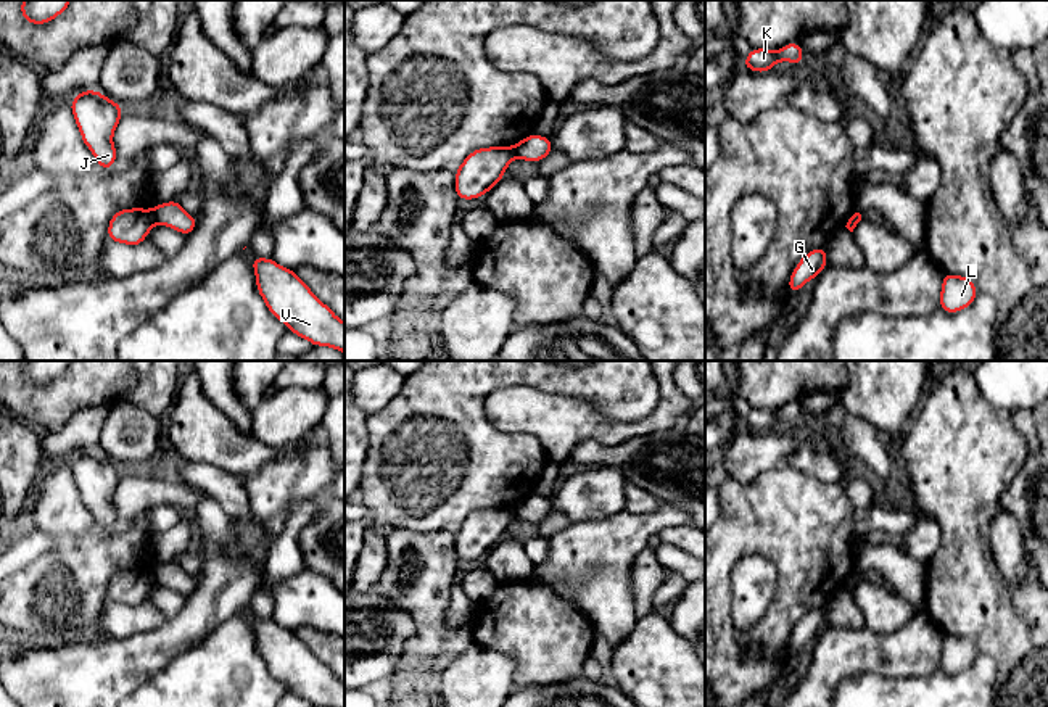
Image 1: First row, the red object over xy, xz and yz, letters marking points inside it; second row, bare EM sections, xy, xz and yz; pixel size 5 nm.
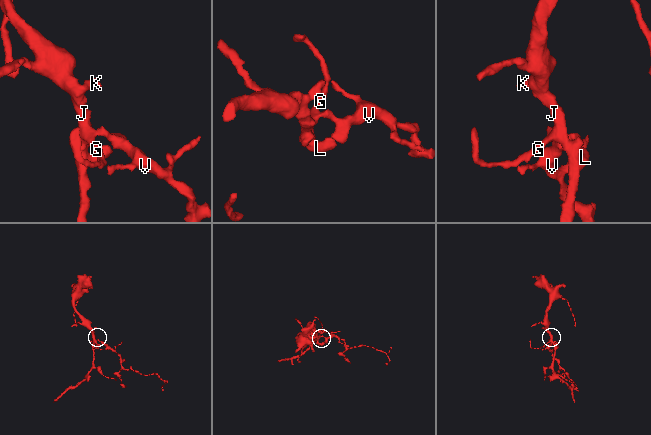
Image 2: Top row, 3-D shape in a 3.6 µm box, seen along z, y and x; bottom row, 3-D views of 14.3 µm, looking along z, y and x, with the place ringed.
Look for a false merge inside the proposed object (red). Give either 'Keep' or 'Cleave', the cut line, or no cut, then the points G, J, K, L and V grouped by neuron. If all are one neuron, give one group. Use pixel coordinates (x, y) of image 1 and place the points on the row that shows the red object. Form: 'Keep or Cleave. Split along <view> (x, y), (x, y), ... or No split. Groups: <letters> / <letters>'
Cleave. Split along xy (150, 210), (155, 223). Groups: G J K L / V

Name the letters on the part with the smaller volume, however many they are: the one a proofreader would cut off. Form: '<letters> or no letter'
V

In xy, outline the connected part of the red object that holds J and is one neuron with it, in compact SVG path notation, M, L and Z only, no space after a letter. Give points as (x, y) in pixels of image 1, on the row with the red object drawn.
M82 90L69 103L82 142L93 153L103 171L119 158L113 145L116 126L122 118L122 106L98 90Z

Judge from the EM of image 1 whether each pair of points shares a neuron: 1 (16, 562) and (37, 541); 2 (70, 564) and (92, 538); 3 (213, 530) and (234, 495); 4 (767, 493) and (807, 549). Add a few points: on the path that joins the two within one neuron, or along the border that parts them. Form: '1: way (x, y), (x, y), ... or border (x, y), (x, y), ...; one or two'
1: way (21, 558), (33, 546); one
2: border (121, 533), (87, 546), (74, 543); two
3: border (208, 496), (231, 519); two
4: way (781, 508), (807, 535); one

